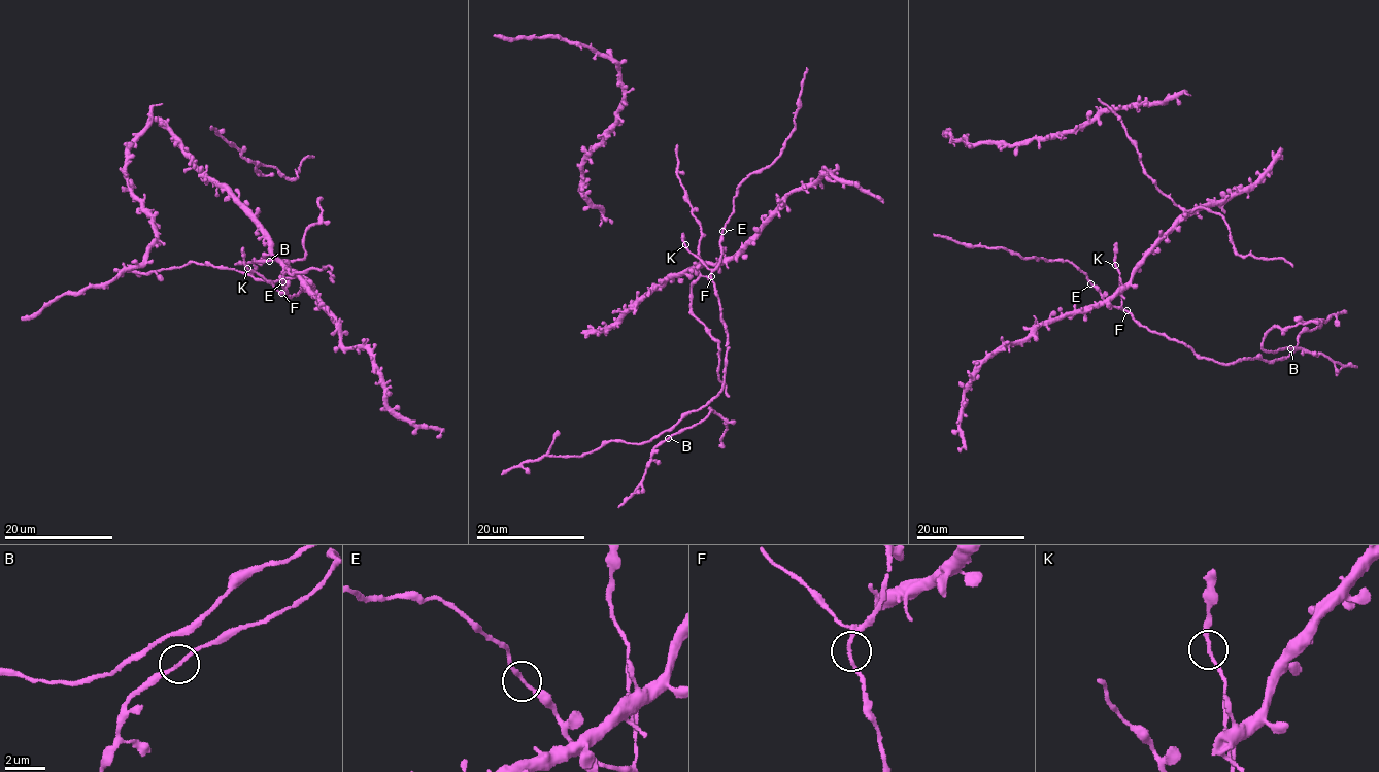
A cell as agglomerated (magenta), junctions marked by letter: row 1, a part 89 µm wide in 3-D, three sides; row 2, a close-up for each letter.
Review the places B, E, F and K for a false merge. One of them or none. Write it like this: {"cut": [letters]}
{"cut": []}

